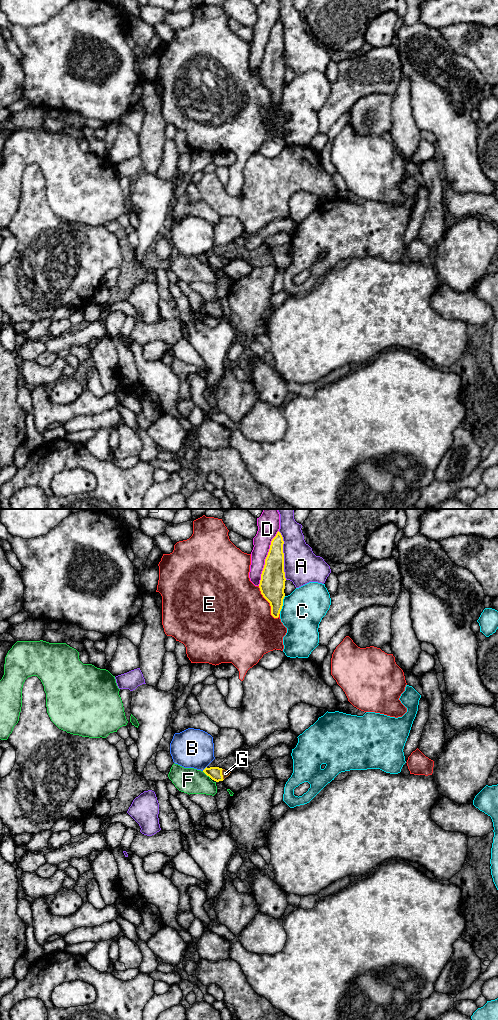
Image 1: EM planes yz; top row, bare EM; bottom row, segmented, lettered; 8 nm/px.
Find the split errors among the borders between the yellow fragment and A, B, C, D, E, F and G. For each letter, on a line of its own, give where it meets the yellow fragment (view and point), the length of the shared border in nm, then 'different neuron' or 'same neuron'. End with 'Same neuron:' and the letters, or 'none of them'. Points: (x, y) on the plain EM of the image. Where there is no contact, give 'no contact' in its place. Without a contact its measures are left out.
A: yz (283, 43) | 400 nm | different neuron
B: yz (205, 256) | 50 nm | different neuron
C: yz (282, 93) | 150 nm | different neuron
D: yz (266, 46) | 480 nm | different neuron
E: yz (269, 90) | 300 nm | different neuron
F: yz (206, 262) | 90 nm | different neuron
G: yz (221, 262) | 90 nm | same neuron
Same neuron: G

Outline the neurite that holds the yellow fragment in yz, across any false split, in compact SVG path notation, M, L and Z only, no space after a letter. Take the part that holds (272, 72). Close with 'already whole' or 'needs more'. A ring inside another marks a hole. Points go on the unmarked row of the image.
M278 19L272 27L265 53L261 62L259 76L263 85L270 91L271 103L278 106L285 85L285 60L283 25Z; already whole

